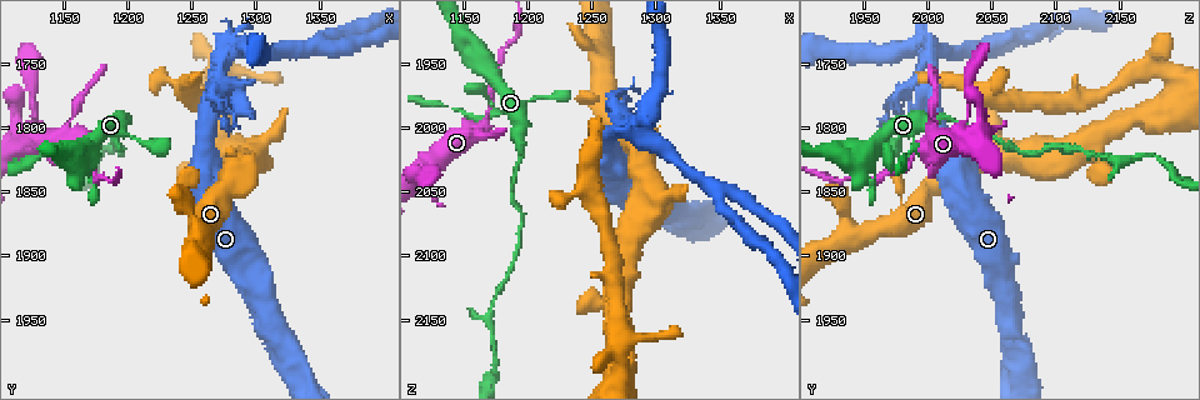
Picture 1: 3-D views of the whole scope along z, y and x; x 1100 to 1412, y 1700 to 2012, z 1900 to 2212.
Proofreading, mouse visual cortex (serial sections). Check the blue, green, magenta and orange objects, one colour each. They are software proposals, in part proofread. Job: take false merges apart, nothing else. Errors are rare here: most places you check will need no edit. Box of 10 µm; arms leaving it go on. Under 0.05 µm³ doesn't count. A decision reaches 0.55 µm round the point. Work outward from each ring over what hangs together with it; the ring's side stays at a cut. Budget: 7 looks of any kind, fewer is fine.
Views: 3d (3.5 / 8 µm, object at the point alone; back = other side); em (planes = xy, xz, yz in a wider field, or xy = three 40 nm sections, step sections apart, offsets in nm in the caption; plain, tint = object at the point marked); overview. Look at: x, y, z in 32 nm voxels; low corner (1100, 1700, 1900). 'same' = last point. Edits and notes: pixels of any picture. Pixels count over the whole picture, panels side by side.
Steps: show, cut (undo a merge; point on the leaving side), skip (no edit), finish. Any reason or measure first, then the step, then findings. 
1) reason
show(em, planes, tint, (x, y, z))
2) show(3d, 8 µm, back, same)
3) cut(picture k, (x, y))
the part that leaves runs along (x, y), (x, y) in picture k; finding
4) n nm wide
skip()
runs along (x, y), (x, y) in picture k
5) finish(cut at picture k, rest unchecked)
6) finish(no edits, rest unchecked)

show(3d, 3.5 µm, (1304, 1814, 2054))

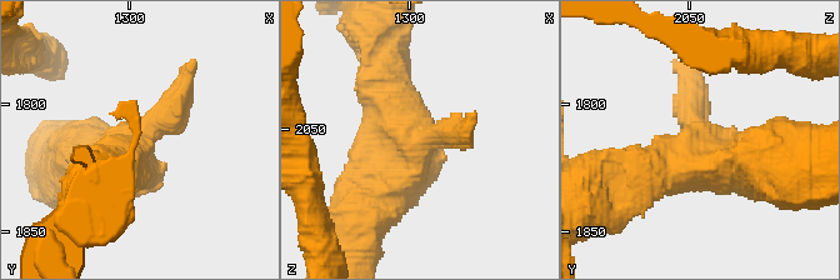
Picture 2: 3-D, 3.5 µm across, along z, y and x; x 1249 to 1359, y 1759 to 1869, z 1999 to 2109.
show(em, xy, step 3, tint, (1303, 1815, 2055))

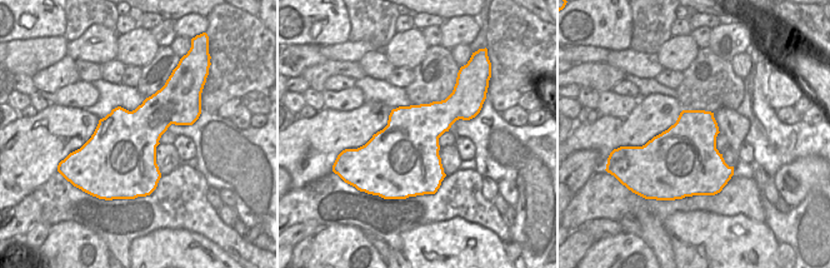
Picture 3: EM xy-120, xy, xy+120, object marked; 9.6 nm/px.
skip()
runs along (620, 184), (675, 164), (768, 160) in picture 2; all the same cell

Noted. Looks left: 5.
sudden change in width
show(3d, 8 µm, (1288, 1740, 2008))

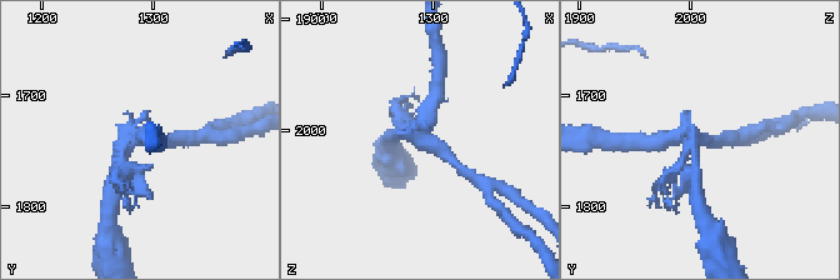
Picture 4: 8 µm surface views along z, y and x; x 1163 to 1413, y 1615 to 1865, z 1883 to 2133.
need the tissue
show(em, xy, step 5, tint, same)

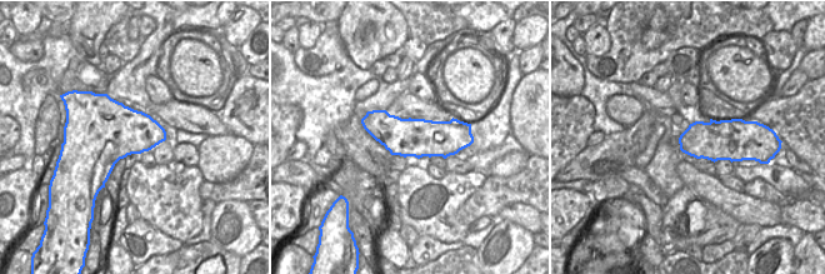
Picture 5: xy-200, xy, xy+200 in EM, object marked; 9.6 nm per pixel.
360 nm wide
cut(picture 4, (685, 128))
a second cell is stuck on

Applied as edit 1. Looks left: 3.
finish(cut at picture 4, rest unchecked)

